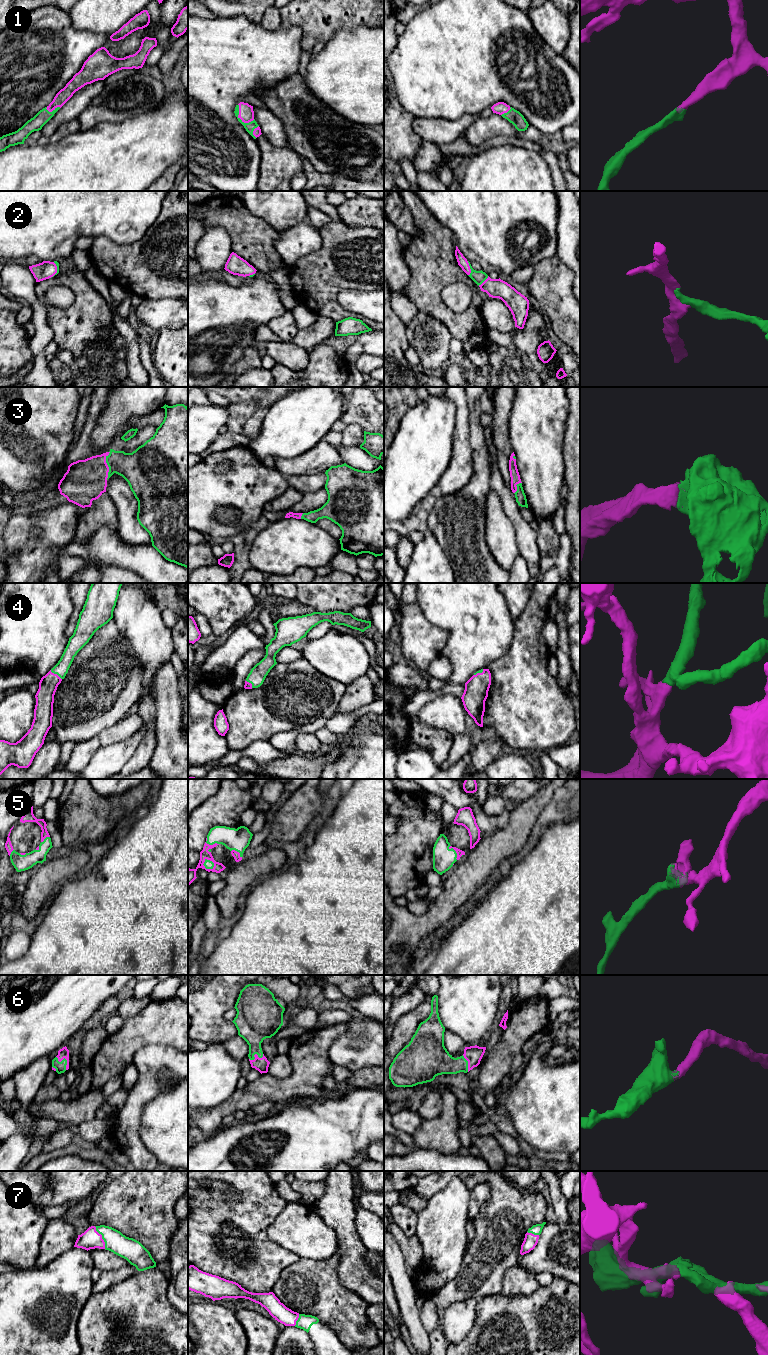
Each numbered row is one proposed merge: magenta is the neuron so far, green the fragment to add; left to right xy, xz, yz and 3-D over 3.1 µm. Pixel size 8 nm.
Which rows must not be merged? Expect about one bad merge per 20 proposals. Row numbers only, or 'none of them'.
none of them

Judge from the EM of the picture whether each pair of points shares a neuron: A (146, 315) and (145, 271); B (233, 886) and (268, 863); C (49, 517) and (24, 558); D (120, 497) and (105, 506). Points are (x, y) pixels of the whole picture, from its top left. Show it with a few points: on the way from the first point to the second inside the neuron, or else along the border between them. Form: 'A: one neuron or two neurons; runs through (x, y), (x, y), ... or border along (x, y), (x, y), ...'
A: two neurons; border along (170, 298), (143, 299)
B: one neuron; runs through (242, 877), (259, 868)
C: one neuron; runs through (49, 528), (44, 534), (44, 538), (32, 547)
D: two neurons; border along (105, 492), (116, 509), (118, 525)

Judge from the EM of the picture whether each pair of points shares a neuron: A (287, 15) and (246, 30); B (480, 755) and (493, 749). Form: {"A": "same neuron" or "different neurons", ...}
{"A": "different neurons", "B": "same neuron"}

